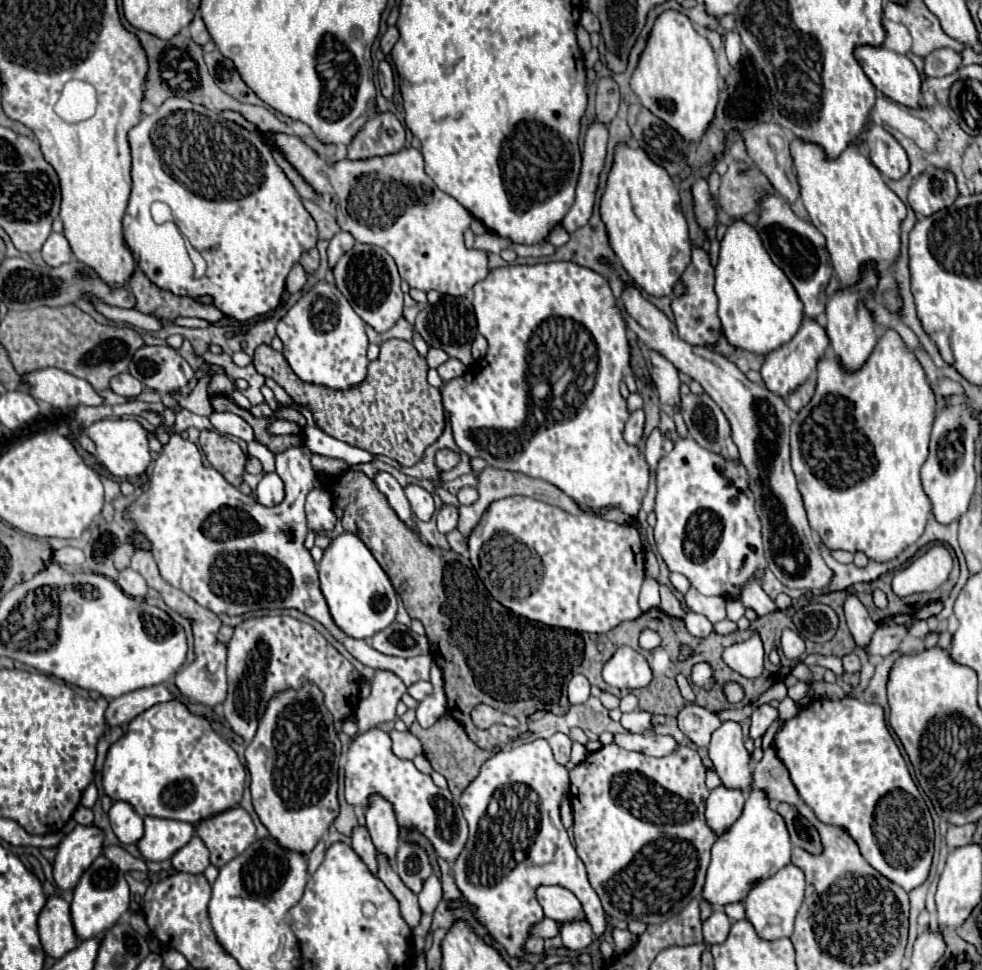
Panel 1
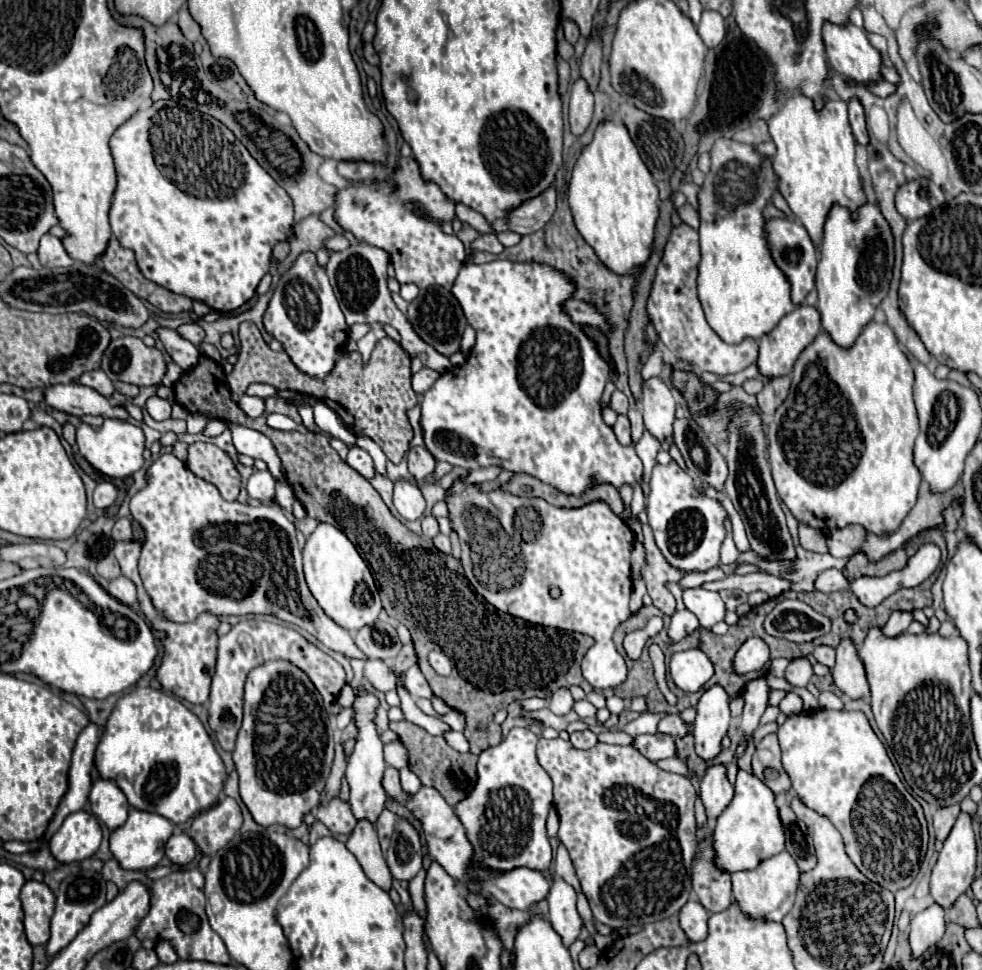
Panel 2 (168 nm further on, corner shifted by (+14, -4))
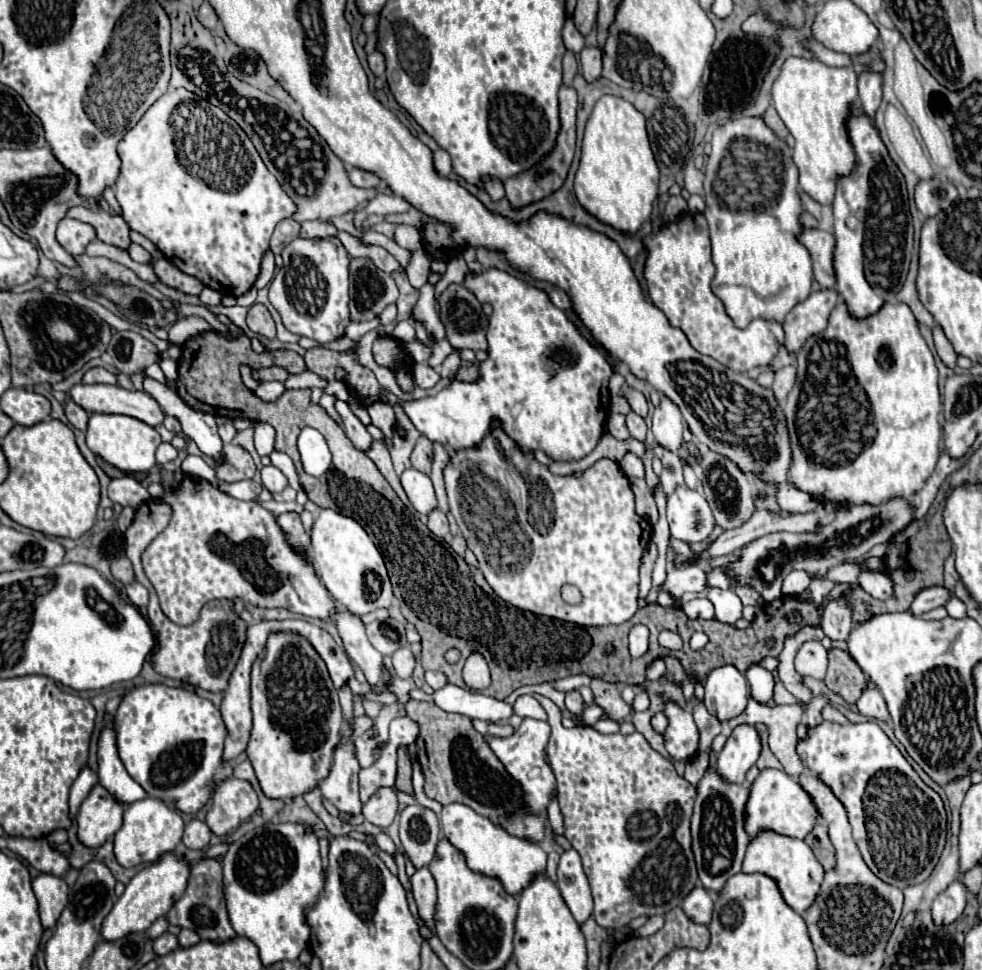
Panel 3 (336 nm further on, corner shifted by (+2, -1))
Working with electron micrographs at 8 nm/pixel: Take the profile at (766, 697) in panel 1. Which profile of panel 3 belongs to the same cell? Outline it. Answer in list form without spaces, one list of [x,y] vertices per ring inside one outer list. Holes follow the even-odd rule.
[[[820,695],[818,697],[812,697],[808,702],[806,710],[806,718],[804,718],[804,724],[807,727],[815,727],[822,723],[822,709],[828,704],[827,699]]]

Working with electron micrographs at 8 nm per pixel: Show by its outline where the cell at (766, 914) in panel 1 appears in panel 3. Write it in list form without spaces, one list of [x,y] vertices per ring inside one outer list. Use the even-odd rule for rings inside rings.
[[[760,832],[760,836],[754,836],[748,844],[746,858],[742,872],[752,874],[752,872],[762,872],[772,876],[778,882],[778,888],[790,908],[794,908],[798,914],[804,914],[812,904],[816,894],[820,892],[820,884],[824,878],[824,868],[816,860],[812,848],[804,840],[790,838],[790,836],[780,836],[778,832]]]

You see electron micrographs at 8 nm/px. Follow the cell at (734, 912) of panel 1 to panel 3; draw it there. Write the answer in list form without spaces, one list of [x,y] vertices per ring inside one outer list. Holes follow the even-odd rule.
[[[708,768],[696,784],[696,802],[692,814],[692,852],[700,882],[706,890],[720,892],[726,880],[742,870],[742,860],[750,836],[744,832],[744,804],[750,788],[744,784],[728,784],[716,768]]]

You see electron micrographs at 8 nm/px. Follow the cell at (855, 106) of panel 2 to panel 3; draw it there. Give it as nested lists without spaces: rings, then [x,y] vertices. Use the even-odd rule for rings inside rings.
[[[862,72],[858,76],[858,92],[860,92],[860,106],[868,116],[874,116],[876,108],[882,100],[882,74],[880,72]]]

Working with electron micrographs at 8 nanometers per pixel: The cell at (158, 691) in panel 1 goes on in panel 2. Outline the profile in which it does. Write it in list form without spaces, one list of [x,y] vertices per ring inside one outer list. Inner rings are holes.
[[[88,723],[74,747],[74,755],[72,755],[72,767],[70,767],[70,775],[68,775],[68,793],[64,795],[56,815],[52,817],[48,831],[44,835],[44,839],[48,841],[62,825],[62,821],[70,815],[76,813],[84,807],[90,787],[92,787],[92,767],[94,767],[94,751],[96,745],[100,741],[100,727],[96,723]]]

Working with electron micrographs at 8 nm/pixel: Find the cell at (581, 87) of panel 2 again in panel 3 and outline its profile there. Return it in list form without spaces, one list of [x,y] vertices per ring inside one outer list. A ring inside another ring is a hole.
[[[598,46],[582,48],[580,66],[582,66],[586,82],[594,82],[596,78],[600,78],[600,72],[602,72],[602,48],[598,48]]]

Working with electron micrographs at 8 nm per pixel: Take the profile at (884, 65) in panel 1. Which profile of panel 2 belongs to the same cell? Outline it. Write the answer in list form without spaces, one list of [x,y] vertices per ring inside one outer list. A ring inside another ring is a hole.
[[[824,23],[824,45],[828,63],[844,77],[860,85],[880,83],[884,79],[880,71],[882,55],[868,43],[862,29],[852,23]]]

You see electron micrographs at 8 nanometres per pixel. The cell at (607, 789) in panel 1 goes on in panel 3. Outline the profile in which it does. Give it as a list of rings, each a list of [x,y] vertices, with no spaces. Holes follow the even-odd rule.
[[[534,694],[534,698],[546,708],[548,724],[552,726],[546,752],[556,776],[564,836],[582,856],[584,872],[594,896],[594,920],[602,928],[620,930],[642,914],[668,914],[672,908],[680,906],[684,896],[698,884],[698,872],[690,850],[690,816],[696,788],[678,776],[672,762],[652,750],[640,732],[622,736],[620,732],[600,734],[592,726],[564,728],[562,710],[542,694]],[[620,904],[624,904],[624,914],[616,910]]]

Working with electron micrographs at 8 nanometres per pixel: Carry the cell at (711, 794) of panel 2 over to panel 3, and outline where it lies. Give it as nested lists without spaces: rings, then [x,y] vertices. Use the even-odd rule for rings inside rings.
[[[738,724],[728,736],[724,748],[718,754],[718,772],[728,782],[744,782],[750,766],[756,764],[762,752],[762,740],[752,724]]]

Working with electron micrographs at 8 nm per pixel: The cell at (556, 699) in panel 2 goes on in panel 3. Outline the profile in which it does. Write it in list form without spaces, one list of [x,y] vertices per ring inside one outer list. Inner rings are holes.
[[[572,690],[572,692],[566,694],[566,708],[574,714],[580,714],[584,710],[584,700],[582,700],[578,690]]]

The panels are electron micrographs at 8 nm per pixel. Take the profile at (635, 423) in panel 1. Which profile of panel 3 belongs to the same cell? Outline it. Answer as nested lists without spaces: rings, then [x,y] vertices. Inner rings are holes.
[[[630,412],[630,414],[626,416],[626,426],[628,426],[628,430],[630,430],[632,438],[646,440],[646,422],[644,422],[644,418],[642,418],[642,416],[638,416],[638,414]]]

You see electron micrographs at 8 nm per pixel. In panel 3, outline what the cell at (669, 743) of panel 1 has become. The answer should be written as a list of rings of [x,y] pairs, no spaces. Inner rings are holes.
[[[664,700],[664,714],[668,718],[668,728],[664,732],[666,750],[672,760],[688,762],[698,752],[698,728],[694,724],[692,712],[686,708],[680,708],[672,700]]]

